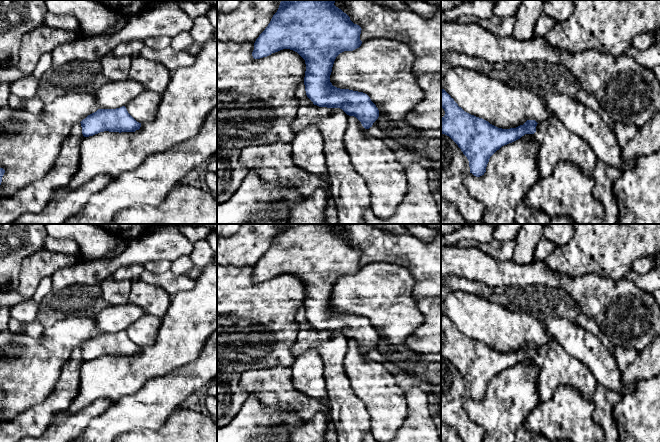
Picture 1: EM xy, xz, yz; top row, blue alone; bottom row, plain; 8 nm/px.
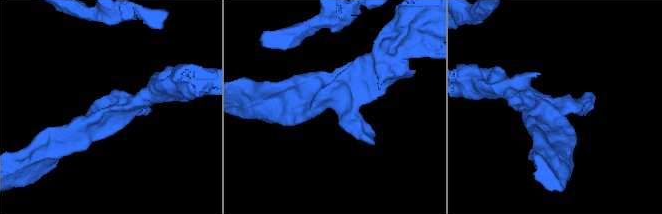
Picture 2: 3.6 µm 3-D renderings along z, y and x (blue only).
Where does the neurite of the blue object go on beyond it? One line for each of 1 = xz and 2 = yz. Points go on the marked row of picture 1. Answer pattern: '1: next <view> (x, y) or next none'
1: next none
2: next none

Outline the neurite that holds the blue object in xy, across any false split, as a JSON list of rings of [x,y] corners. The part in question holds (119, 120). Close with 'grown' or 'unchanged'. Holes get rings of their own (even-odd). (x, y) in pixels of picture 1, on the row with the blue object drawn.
[[[125,106],[116,109],[98,109],[81,122],[84,137],[93,136],[100,132],[135,132],[141,127],[127,111]]]; unchanged

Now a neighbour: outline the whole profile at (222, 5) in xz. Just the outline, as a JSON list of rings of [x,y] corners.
[[[217,0],[217,14],[231,12],[237,8],[241,0]]]

